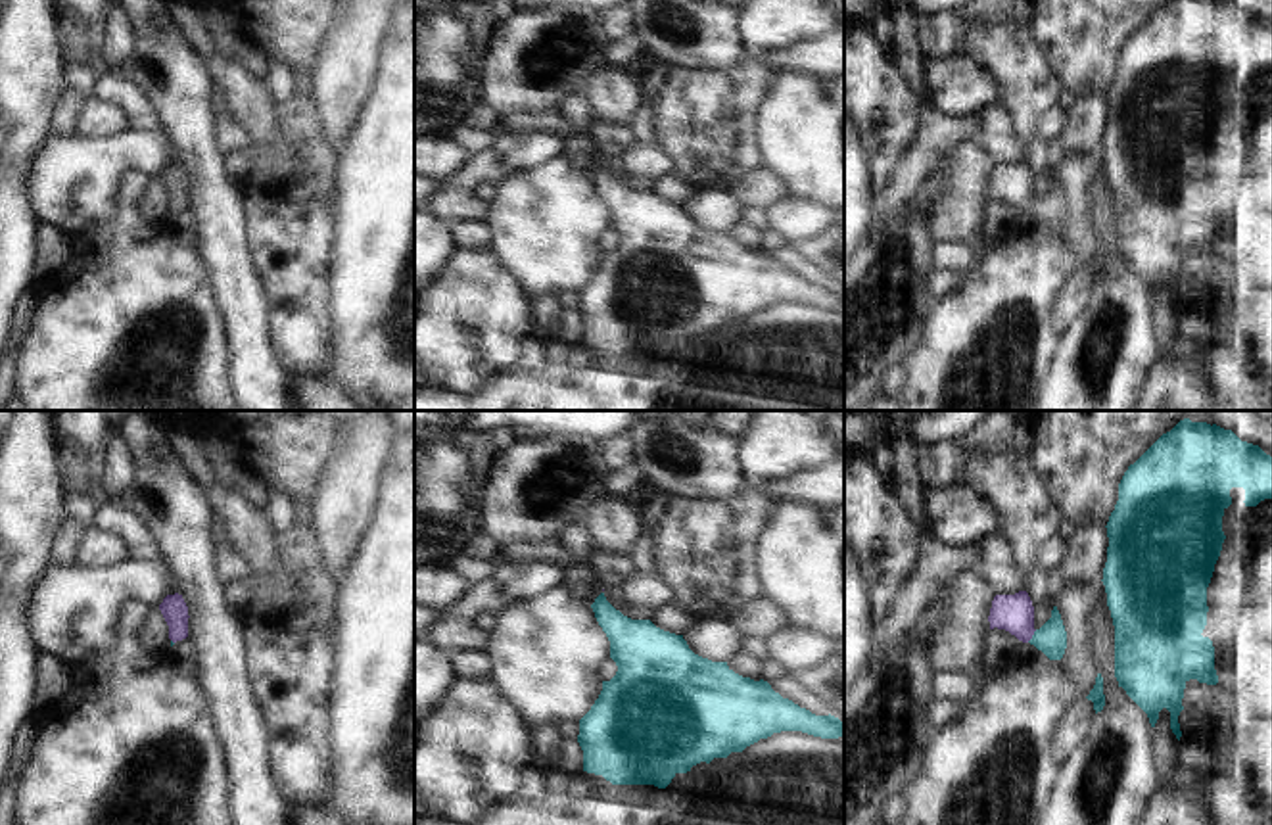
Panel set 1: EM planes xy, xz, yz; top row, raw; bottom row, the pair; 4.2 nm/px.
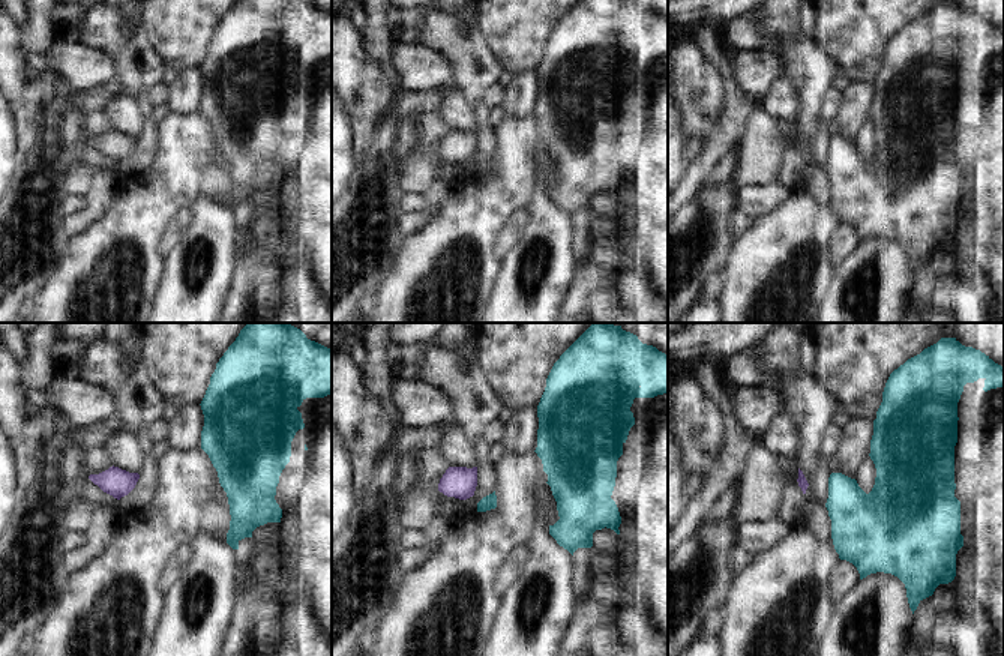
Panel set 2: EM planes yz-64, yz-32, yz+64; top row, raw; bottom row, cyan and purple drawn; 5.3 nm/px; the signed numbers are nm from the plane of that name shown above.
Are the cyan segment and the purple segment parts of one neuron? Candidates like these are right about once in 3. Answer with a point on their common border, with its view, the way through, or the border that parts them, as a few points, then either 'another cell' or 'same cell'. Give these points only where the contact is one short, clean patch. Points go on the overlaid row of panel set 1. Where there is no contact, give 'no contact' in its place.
yz (1033, 636) | across yz (1052, 637), (1033, 636), (1013, 612) | same cell

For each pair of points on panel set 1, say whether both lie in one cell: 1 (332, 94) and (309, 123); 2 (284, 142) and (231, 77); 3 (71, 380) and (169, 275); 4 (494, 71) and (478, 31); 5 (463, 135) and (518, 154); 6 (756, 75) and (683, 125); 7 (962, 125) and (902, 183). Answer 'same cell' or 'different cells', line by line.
1: different cells
2: same cell
3: same cell
4: different cells
5: different cells
6: same cell
7: same cell

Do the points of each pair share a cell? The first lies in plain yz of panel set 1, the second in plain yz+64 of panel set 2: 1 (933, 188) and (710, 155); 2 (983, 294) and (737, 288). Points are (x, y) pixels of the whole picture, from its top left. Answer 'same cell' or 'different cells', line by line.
1: different cells
2: same cell

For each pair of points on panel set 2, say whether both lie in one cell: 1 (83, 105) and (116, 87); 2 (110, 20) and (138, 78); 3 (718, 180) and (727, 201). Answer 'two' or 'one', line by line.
1: one
2: one
3: two

